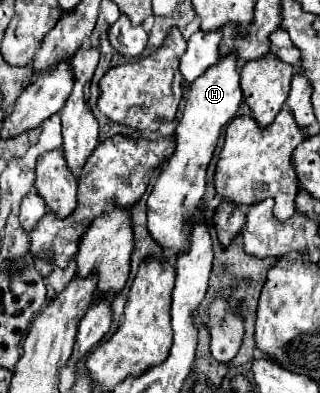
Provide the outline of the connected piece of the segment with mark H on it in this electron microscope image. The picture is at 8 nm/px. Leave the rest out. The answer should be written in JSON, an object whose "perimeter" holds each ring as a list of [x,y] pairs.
{"perimeter":[[[235,55],[223,57],[217,65],[207,69],[193,85],[191,95],[185,101],[185,109],[175,127],[175,151],[163,165],[155,187],[147,199],[147,229],[153,241],[163,249],[163,257],[177,257],[187,251],[187,233],[191,233],[191,221],[205,193],[205,171],[217,147],[221,129],[235,117],[243,101],[239,87],[239,71]]]}

